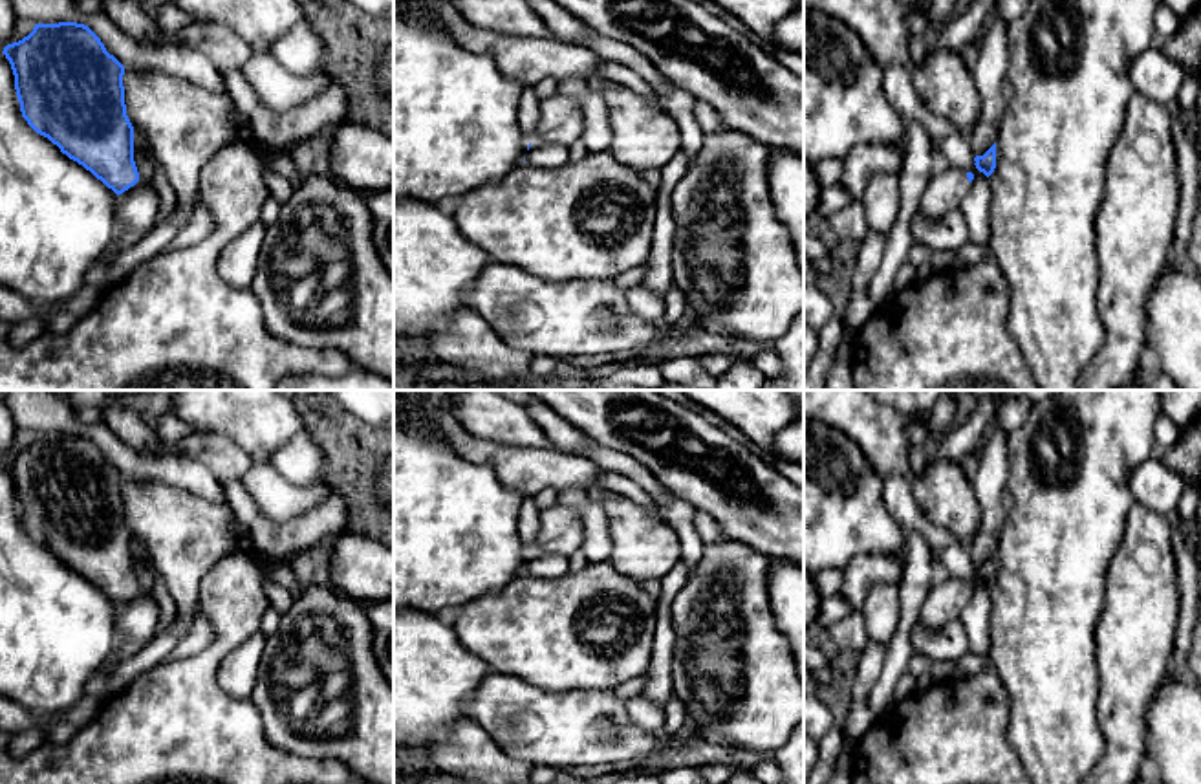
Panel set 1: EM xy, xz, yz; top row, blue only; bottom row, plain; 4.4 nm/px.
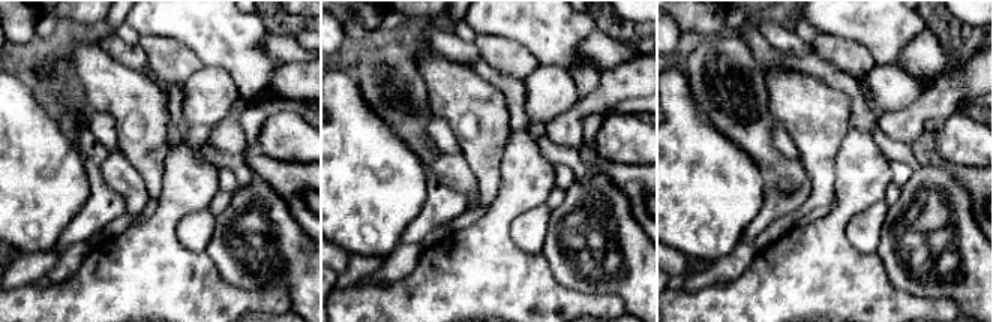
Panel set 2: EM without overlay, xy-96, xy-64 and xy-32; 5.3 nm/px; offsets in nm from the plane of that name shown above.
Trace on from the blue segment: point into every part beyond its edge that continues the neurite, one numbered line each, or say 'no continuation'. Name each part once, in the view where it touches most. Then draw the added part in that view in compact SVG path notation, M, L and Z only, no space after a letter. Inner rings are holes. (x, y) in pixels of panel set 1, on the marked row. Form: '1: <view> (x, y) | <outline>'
1: yz (947, 187) | M936 163L934 174L921 194L919 212L923 218L934 222L952 209L959 209L968 192L967 172Z

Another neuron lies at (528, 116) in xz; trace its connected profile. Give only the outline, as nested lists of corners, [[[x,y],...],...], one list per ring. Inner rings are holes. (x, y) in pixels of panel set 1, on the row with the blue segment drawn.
[[[527,86],[520,97],[518,126],[529,141],[538,123],[538,106],[538,95],[535,93],[533,86]]]

